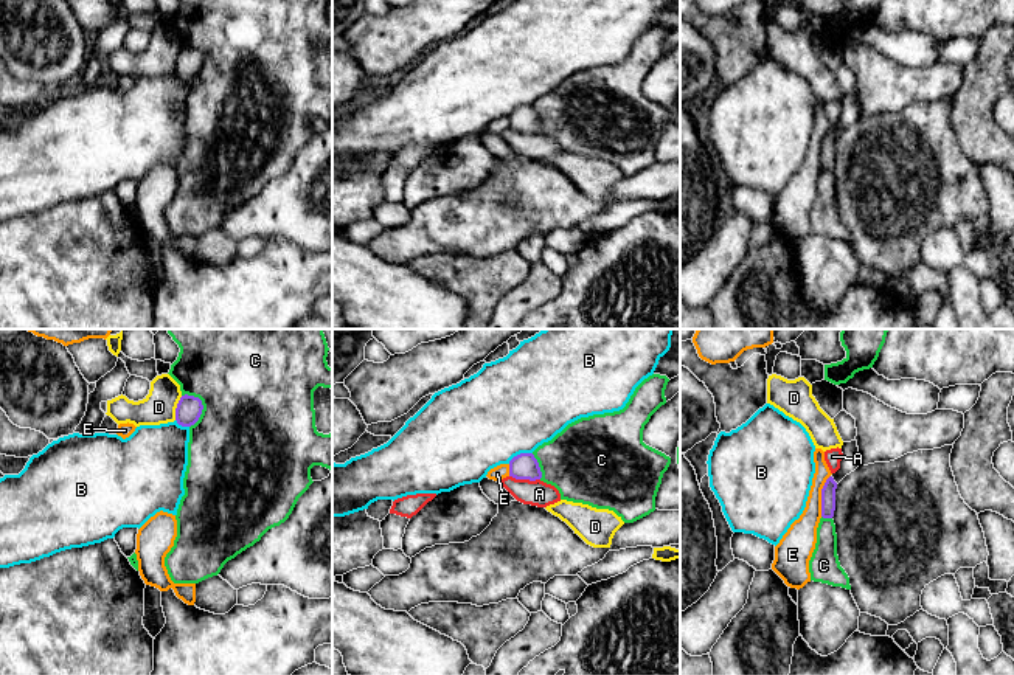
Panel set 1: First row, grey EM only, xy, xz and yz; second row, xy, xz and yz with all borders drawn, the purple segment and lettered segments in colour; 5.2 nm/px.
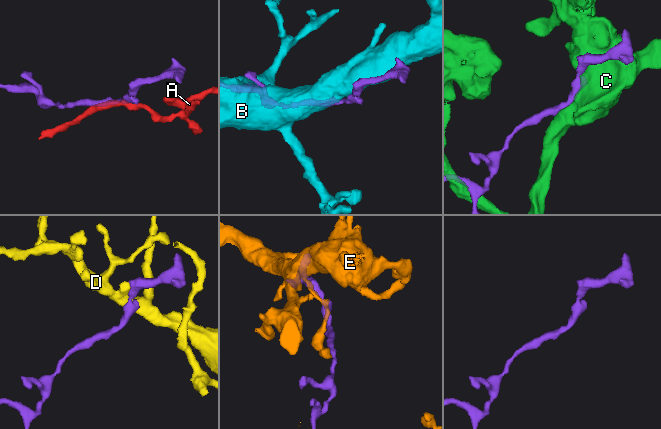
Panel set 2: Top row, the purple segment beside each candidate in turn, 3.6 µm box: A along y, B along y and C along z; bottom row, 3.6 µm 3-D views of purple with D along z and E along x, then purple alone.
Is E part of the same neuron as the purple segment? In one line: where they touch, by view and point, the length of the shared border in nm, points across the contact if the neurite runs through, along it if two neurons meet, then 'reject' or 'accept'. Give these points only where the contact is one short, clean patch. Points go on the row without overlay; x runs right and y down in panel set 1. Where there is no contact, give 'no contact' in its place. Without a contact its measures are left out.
meets purple in yz at (822, 148); contact 220 nm long; border along yz (829, 128), (822, 141), (820, 168); reject

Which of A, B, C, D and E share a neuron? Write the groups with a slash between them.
A / B / C / D / E

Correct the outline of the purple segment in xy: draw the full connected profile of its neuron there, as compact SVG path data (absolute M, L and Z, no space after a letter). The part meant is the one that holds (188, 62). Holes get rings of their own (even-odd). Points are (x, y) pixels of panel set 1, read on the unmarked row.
M185 47L177 56L175 73L182 79L191 79L199 73L202 62L203 57L199 50Z

